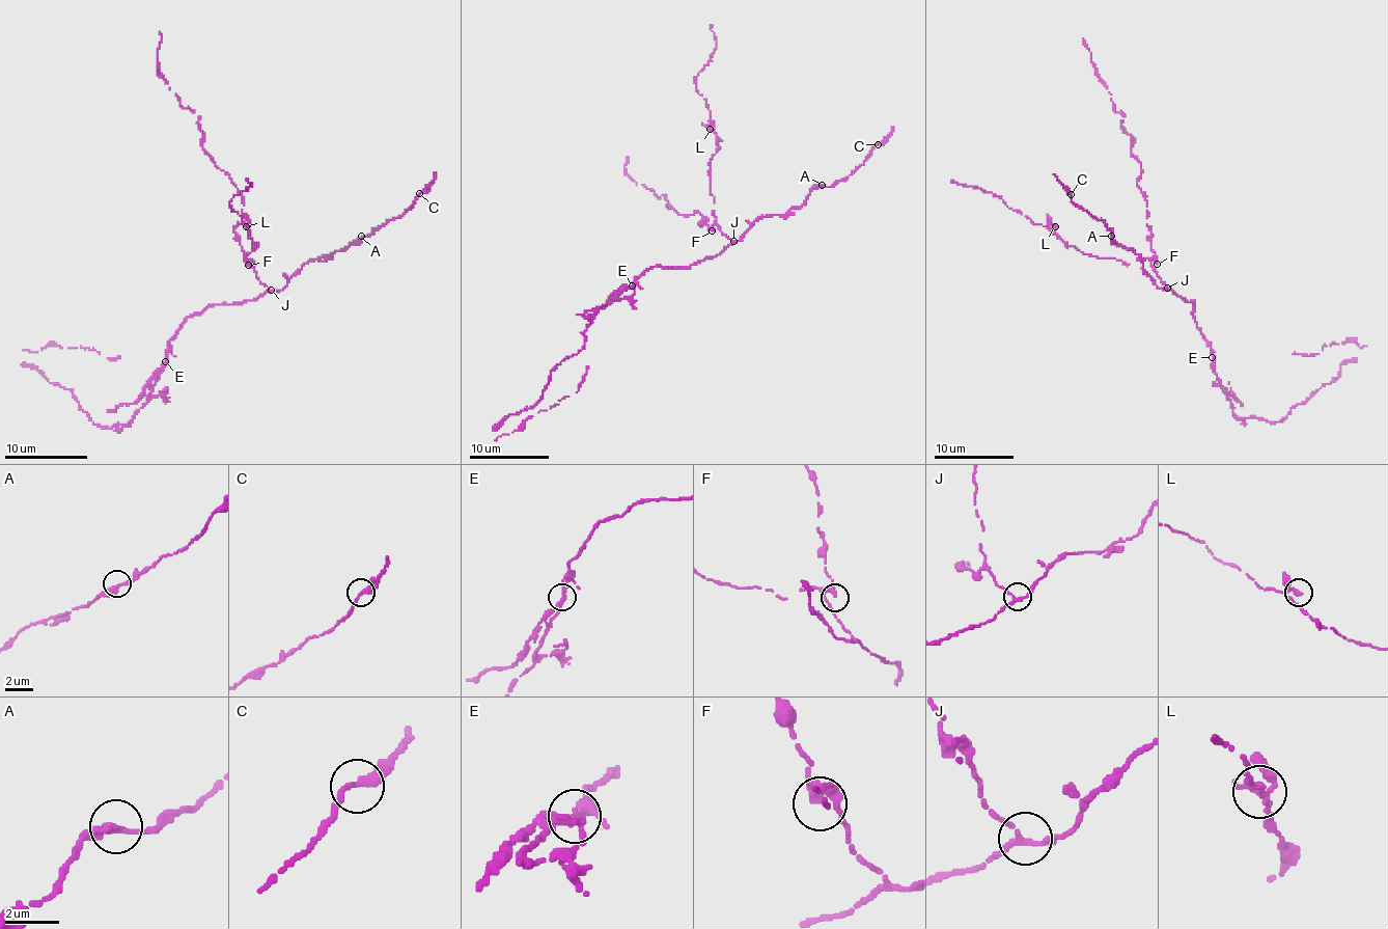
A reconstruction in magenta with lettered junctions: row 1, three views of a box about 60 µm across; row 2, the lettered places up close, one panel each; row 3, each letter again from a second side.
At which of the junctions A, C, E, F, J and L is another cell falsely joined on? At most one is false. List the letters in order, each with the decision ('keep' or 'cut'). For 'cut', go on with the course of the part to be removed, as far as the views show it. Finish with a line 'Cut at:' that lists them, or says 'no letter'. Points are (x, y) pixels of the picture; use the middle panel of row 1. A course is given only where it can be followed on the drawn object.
A: keep
C: keep
E: cut; course (632, 287), (597, 312), (582, 349), (551, 373), (532, 406), (497, 428), (519, 428), (577, 392), (588, 366)
F: keep
J: keep
L: keep
Cut at: E

